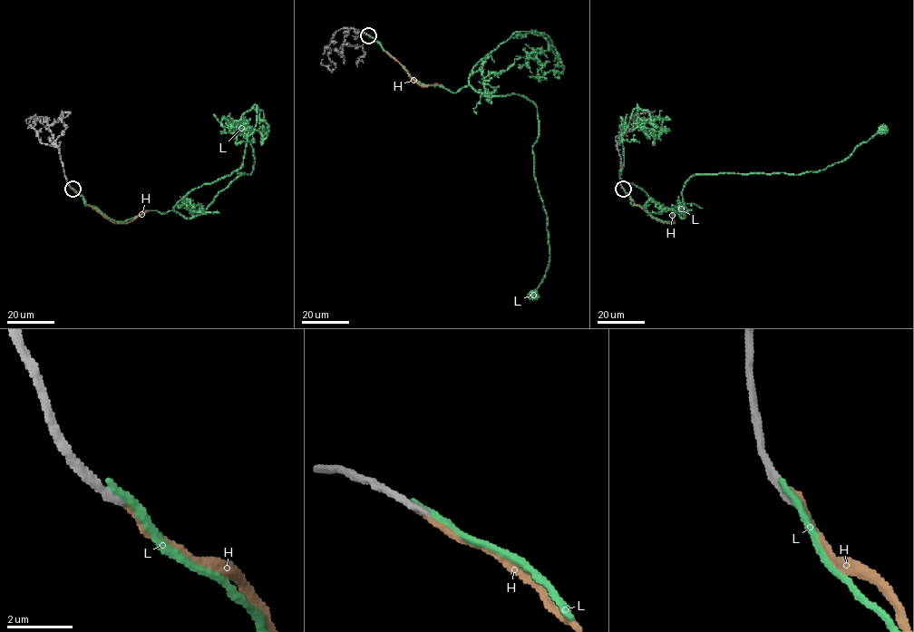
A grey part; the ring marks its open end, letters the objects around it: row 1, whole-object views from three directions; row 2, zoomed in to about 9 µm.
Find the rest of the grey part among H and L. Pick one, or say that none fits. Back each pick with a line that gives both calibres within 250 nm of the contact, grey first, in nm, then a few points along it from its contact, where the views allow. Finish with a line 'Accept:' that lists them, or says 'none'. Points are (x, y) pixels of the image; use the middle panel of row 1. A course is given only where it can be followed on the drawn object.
Accept: none

